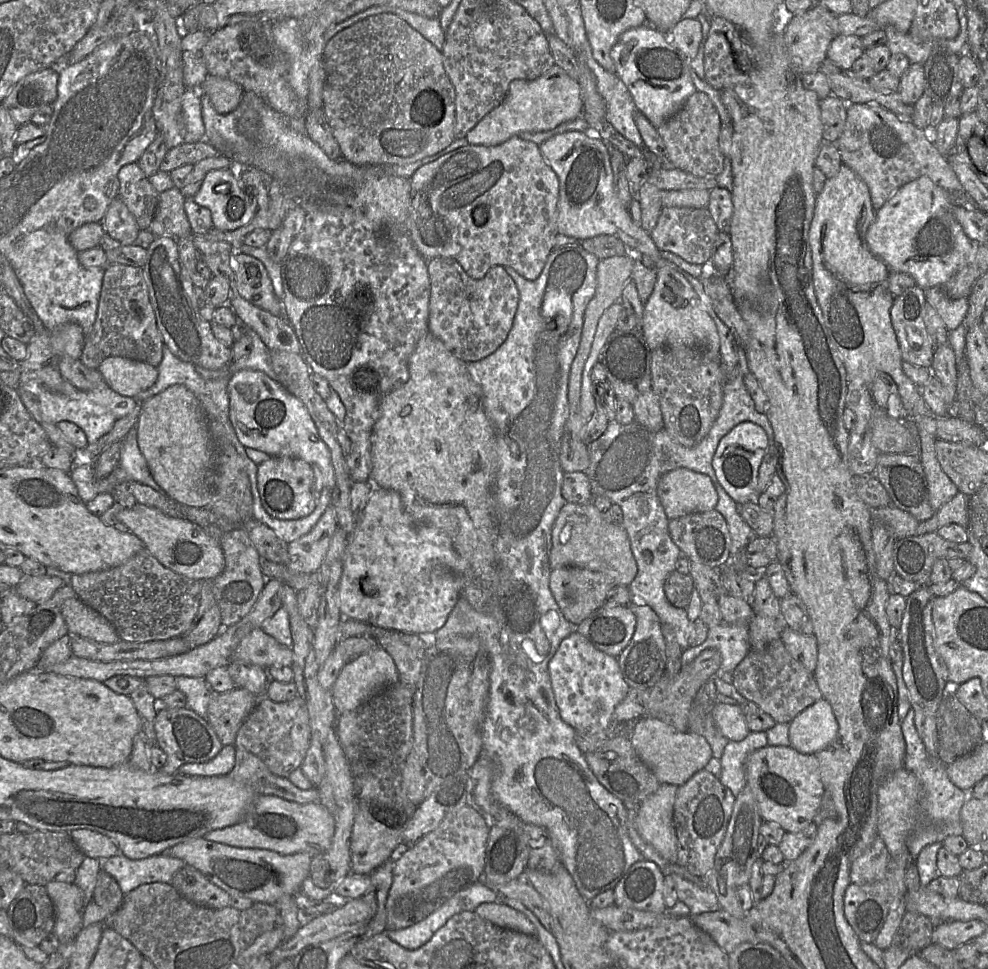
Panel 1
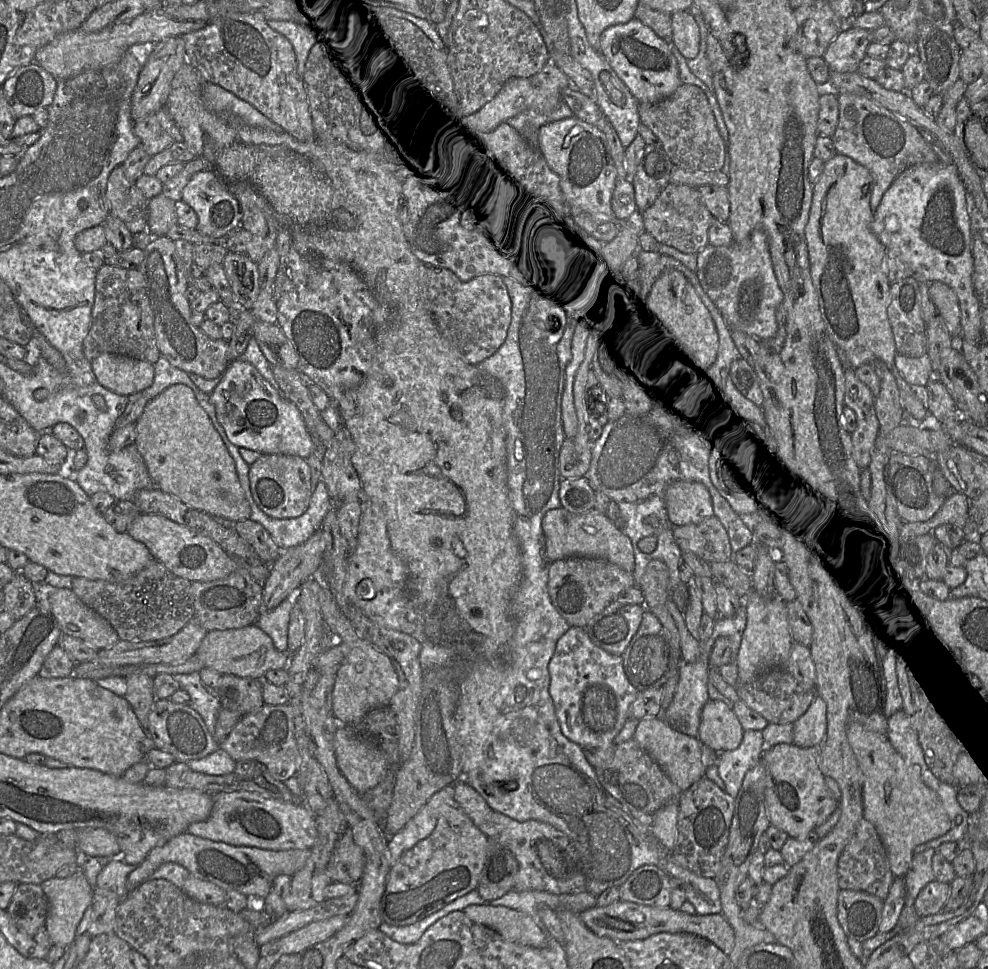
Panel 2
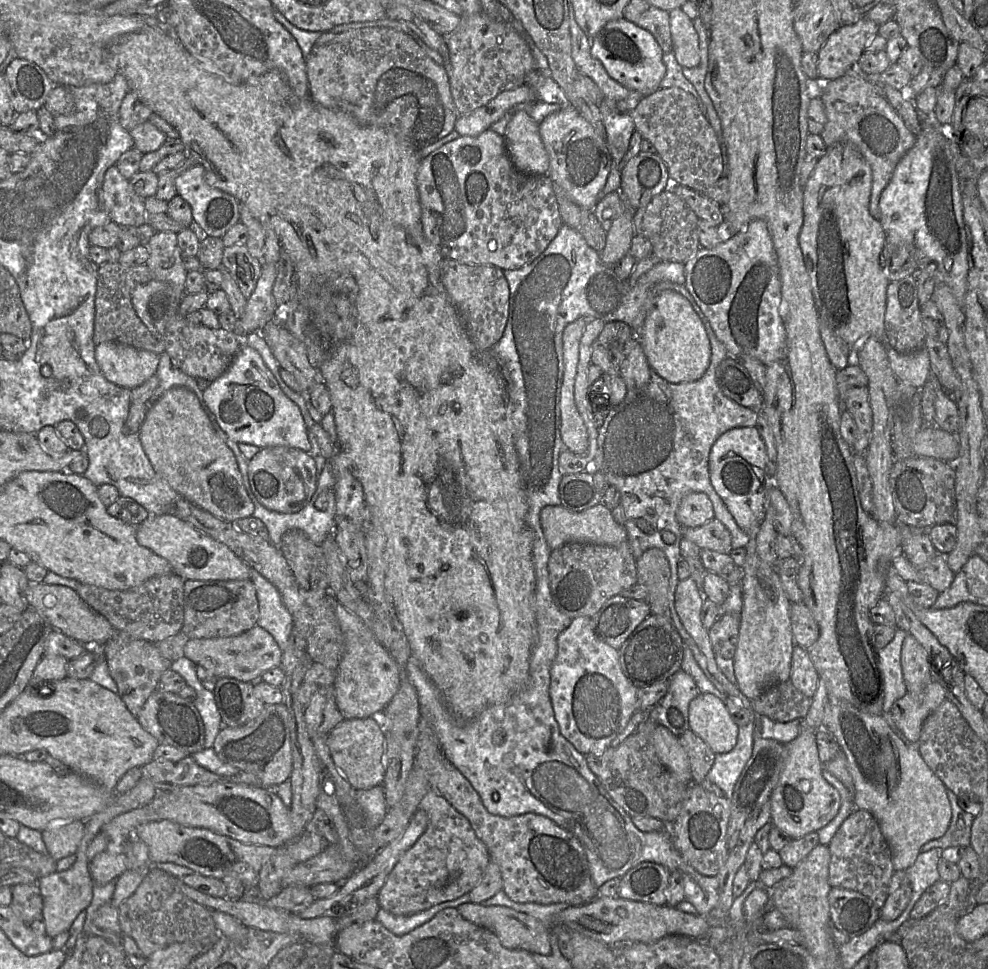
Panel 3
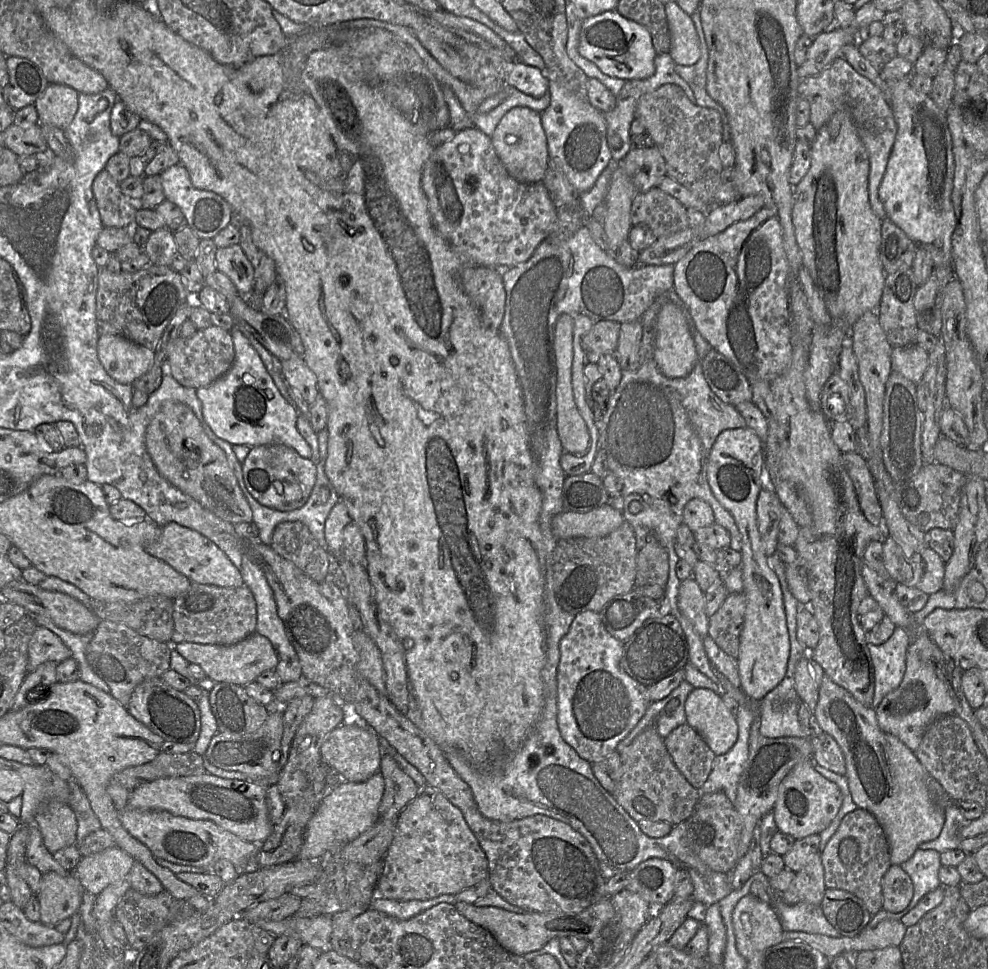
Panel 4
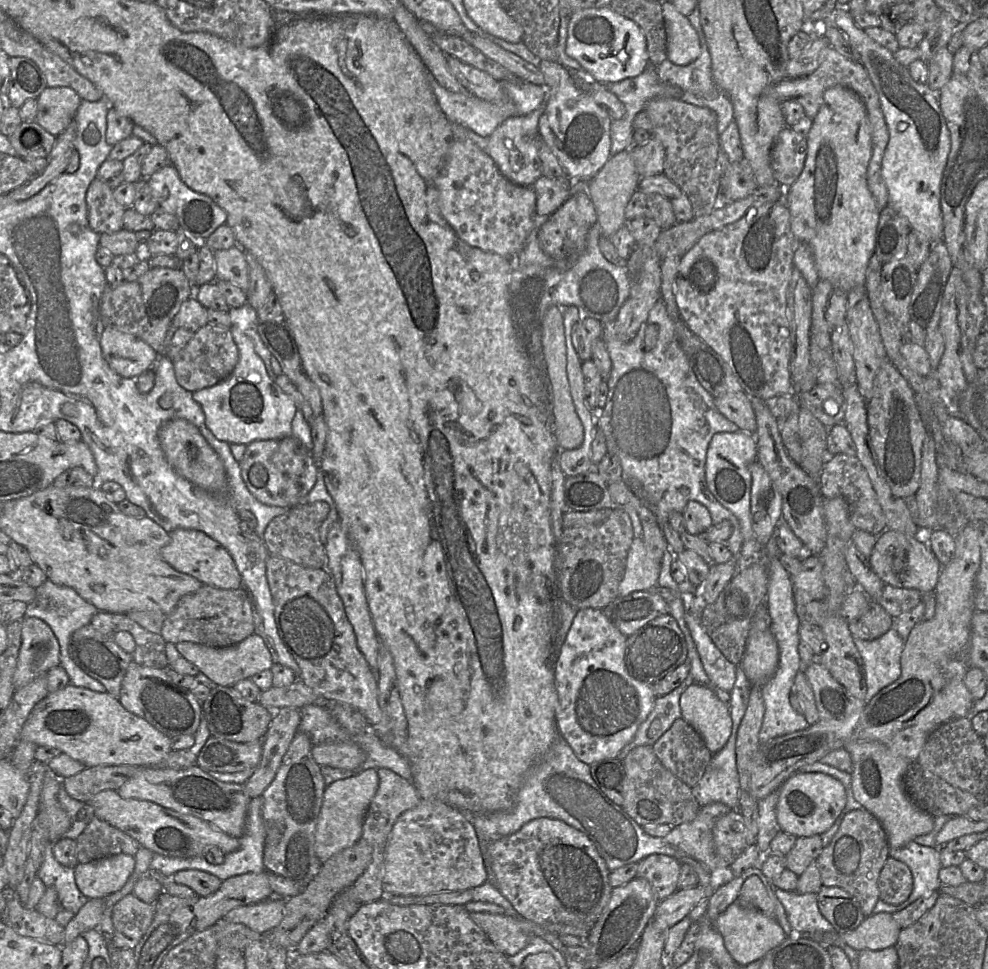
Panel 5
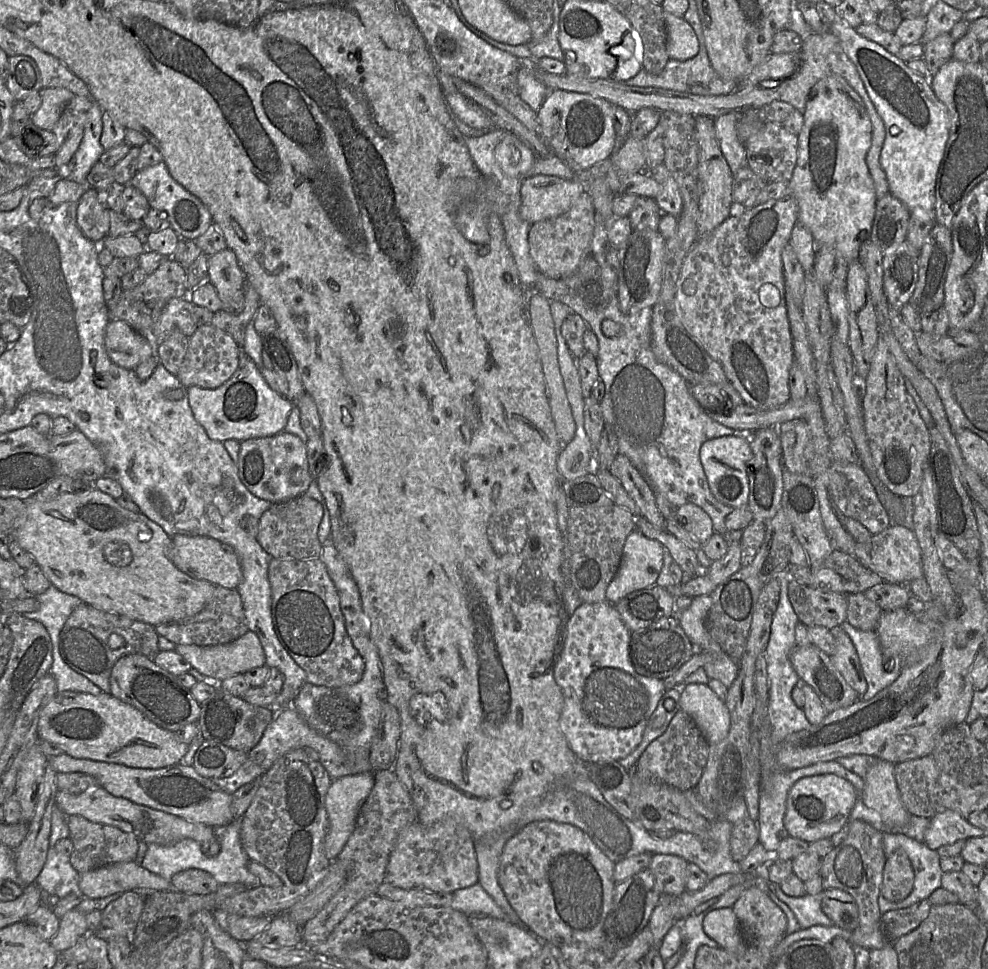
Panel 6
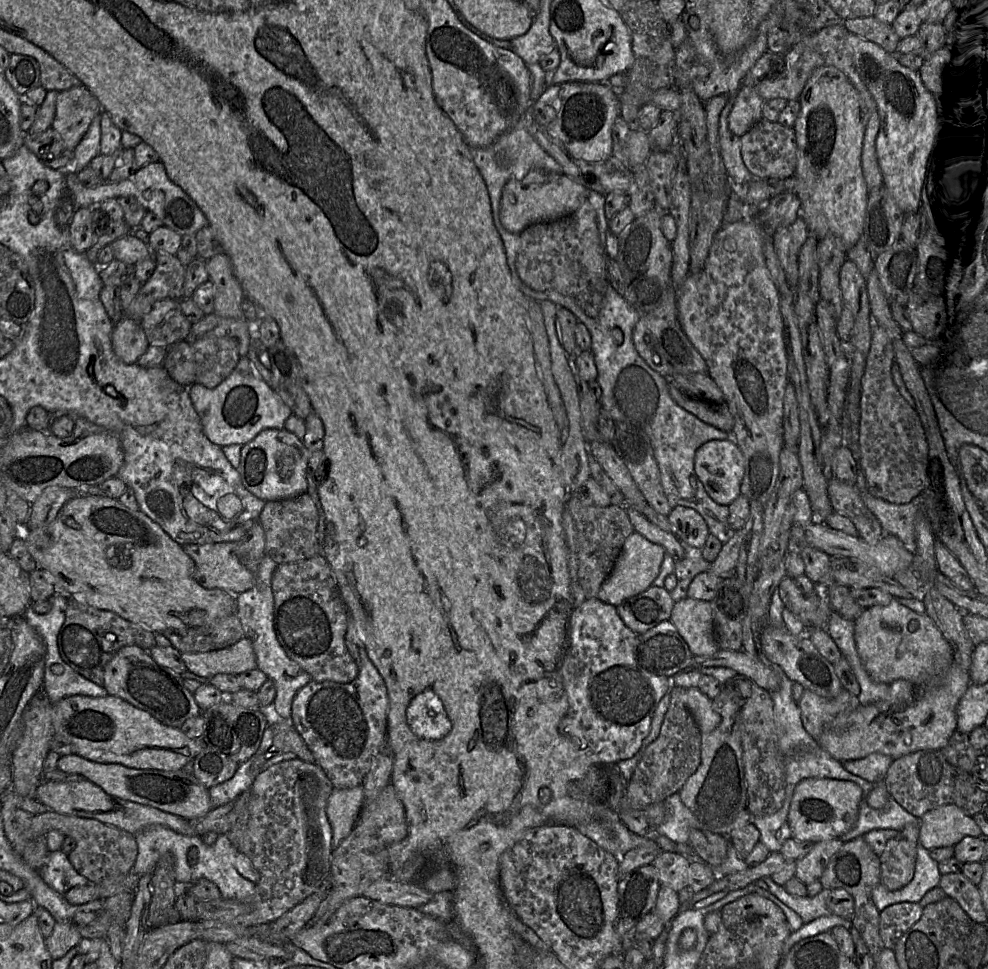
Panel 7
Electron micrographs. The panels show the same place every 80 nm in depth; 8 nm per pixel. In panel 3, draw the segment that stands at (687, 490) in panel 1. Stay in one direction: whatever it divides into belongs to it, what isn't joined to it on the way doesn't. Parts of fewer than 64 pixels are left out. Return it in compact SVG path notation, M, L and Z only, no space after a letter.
M691 492L681 500L676 518L684 528L701 526L715 518L713 504L707 494Z

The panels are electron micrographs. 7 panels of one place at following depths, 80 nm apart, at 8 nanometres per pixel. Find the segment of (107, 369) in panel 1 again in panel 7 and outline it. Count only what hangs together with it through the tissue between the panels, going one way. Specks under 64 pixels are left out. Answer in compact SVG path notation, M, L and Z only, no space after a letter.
M123 317L114 324L112 346L115 354L126 364L134 364L146 352L150 343L140 323Z

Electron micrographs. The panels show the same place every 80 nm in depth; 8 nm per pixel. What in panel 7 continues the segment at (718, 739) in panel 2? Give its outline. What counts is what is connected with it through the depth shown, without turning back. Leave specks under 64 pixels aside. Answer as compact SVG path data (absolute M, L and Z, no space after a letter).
M698 687L686 689L686 706L701 734L708 734L721 723L721 715L713 708L713 701Z

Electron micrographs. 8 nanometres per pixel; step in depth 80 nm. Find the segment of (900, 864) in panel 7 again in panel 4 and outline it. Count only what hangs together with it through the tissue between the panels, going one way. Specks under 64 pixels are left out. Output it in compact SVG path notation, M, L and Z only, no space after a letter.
M891 864L881 882L883 909L887 912L903 911L913 897L913 882L901 865Z

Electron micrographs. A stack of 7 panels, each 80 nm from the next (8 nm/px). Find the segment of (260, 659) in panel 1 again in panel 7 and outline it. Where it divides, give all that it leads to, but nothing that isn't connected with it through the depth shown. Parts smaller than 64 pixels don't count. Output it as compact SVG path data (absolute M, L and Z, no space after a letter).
M247 637L224 649L181 653L181 658L188 671L207 679L217 674L239 675L257 668L253 645Z

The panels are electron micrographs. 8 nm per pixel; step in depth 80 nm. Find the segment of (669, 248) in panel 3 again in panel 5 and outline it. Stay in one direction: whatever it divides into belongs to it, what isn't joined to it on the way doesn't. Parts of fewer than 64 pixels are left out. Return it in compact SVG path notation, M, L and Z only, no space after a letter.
M638 190L627 203L625 217L627 221L638 217L650 218L655 221L661 230L669 229L677 223L669 198Z

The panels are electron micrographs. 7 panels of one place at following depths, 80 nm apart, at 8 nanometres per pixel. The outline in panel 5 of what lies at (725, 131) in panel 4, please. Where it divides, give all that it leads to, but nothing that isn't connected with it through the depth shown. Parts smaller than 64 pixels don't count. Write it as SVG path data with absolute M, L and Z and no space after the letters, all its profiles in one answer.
M698 5L695 6L687 18L698 34L701 49L700 56L692 63L685 66L676 65L670 60L665 60L661 64L655 66L655 70L661 81L675 85L683 91L683 95L680 98L682 101L698 107L706 107L713 110L717 115L718 132L721 134L734 120L733 106L727 95L718 92L714 80L711 79L711 57L708 51L703 29L700 24L700 10Z

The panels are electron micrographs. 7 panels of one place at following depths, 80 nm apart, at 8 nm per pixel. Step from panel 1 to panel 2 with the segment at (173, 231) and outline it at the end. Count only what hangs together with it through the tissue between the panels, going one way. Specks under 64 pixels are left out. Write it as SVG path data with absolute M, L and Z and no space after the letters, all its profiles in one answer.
M160 194L149 199L148 227L154 236L167 235L178 224L176 201Z

